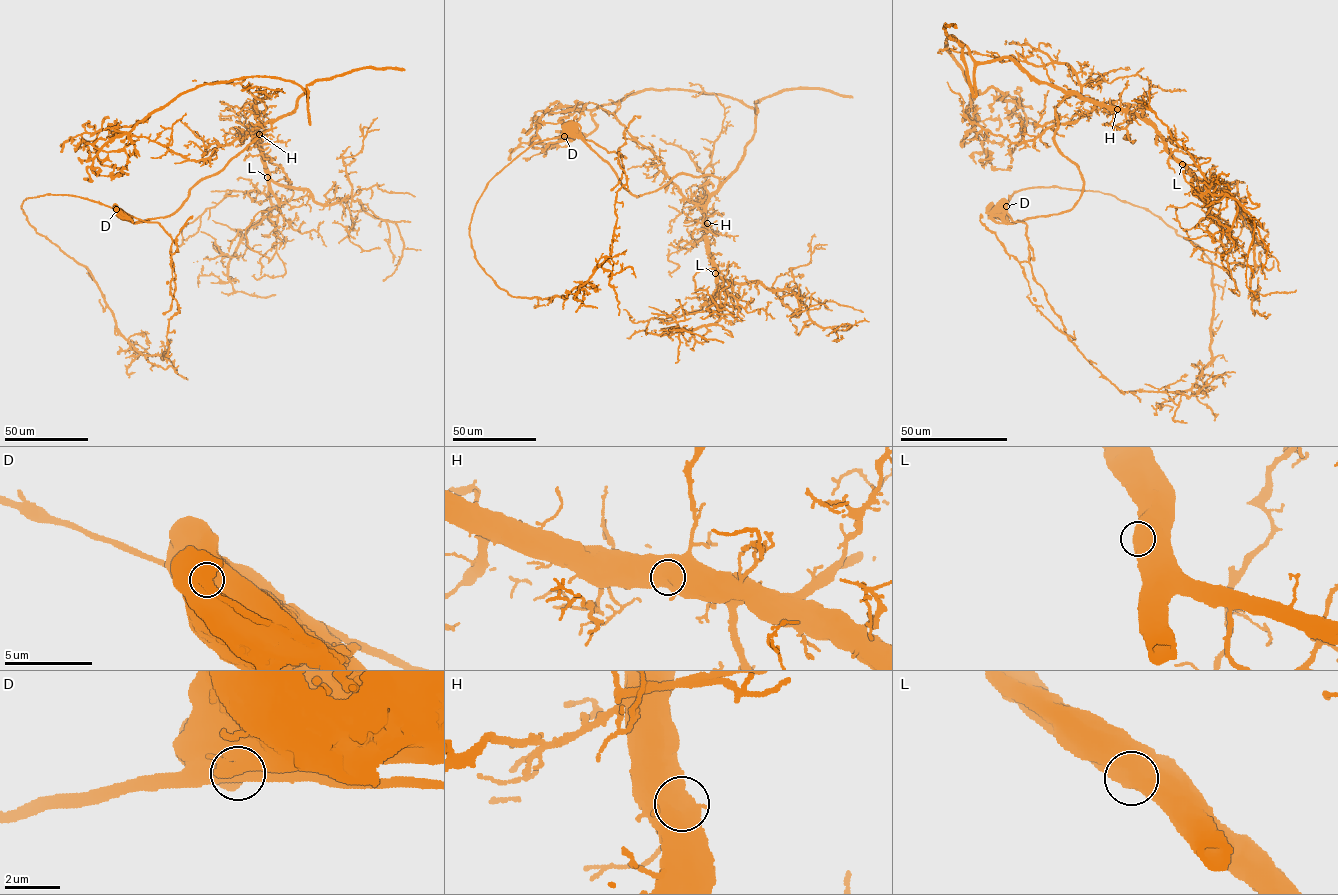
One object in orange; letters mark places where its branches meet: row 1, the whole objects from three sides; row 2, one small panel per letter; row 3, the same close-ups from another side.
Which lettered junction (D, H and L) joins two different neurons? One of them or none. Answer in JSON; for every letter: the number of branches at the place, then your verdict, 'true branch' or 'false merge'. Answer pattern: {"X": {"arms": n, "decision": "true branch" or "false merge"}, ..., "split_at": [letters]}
{"D": {"arms": 1, "decision": "false merge"}, "H": {"arms": 1, "decision": "true branch"}, "L": {"arms": 1, "decision": "true branch"}, "split_at": ["D"]}

